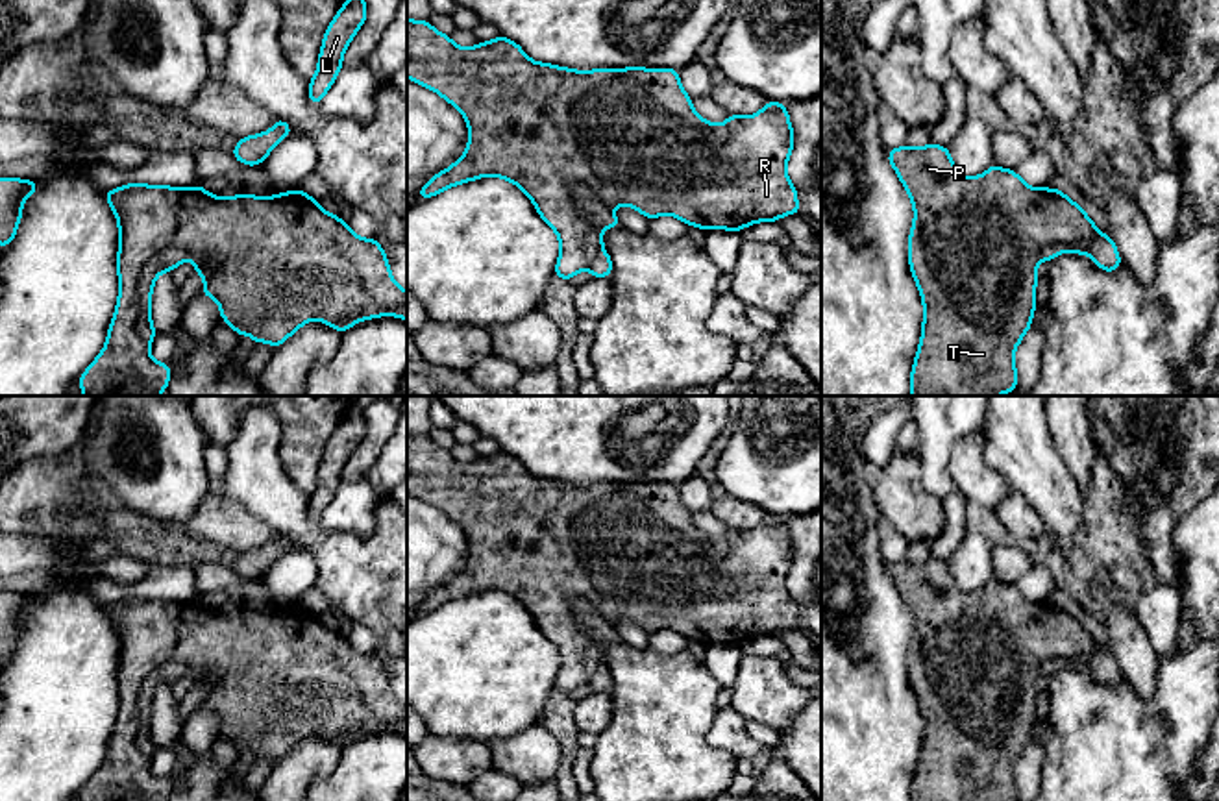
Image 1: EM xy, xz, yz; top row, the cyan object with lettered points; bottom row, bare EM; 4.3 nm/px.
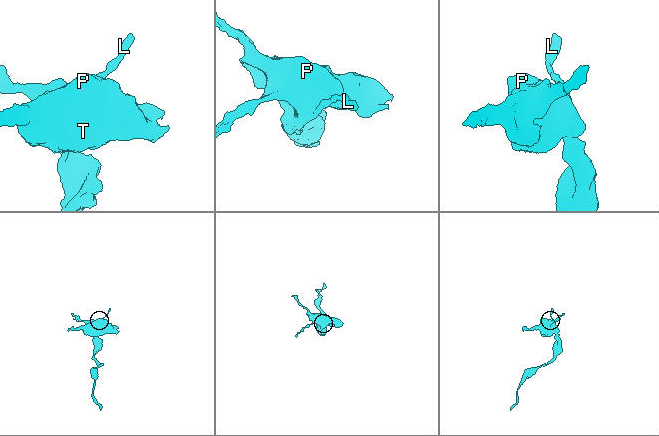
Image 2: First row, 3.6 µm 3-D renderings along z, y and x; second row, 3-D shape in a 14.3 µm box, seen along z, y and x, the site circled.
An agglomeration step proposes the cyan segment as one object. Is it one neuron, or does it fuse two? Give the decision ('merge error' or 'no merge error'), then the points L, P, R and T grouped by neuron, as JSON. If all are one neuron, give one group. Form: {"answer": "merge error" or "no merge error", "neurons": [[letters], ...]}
{"answer": "merge error", "neurons": [["L"], ["P", "R", "T"]]}

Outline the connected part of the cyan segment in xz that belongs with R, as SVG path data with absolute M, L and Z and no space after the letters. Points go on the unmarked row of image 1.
M407 433L407 492L457 522L470 546L462 572L435 588L420 603L418 614L485 590L518 599L559 651L560 670L555 692L572 694L577 686L590 683L603 664L601 642L590 627L575 622L572 610L575 601L590 603L607 623L629 620L649 635L671 629L705 646L742 646L755 636L777 636L784 629L799 629L797 605L786 588L794 564L794 542L784 518L768 516L757 529L729 529L723 538L710 538L694 525L692 512L684 507L675 483L572 485L529 474L520 459L503 450L462 462L427 435L411 433Z

